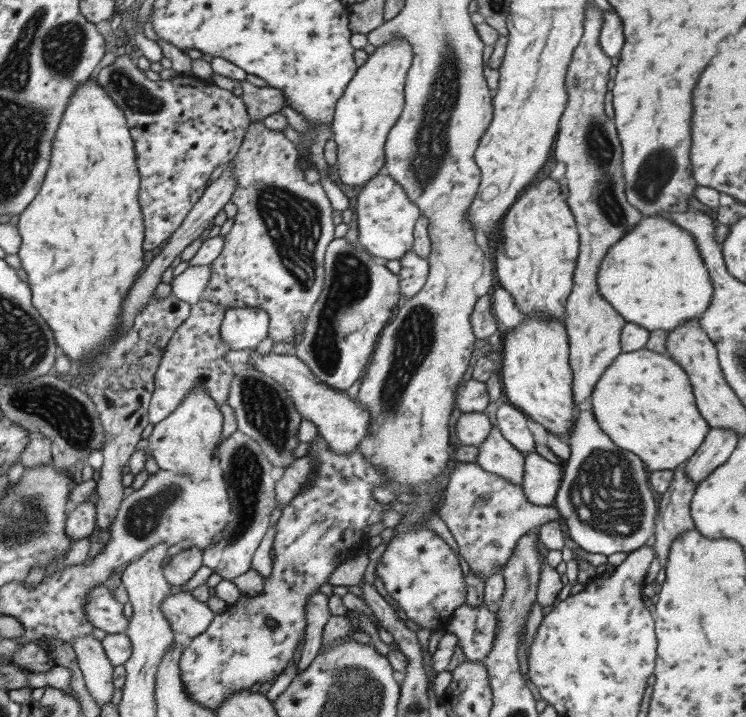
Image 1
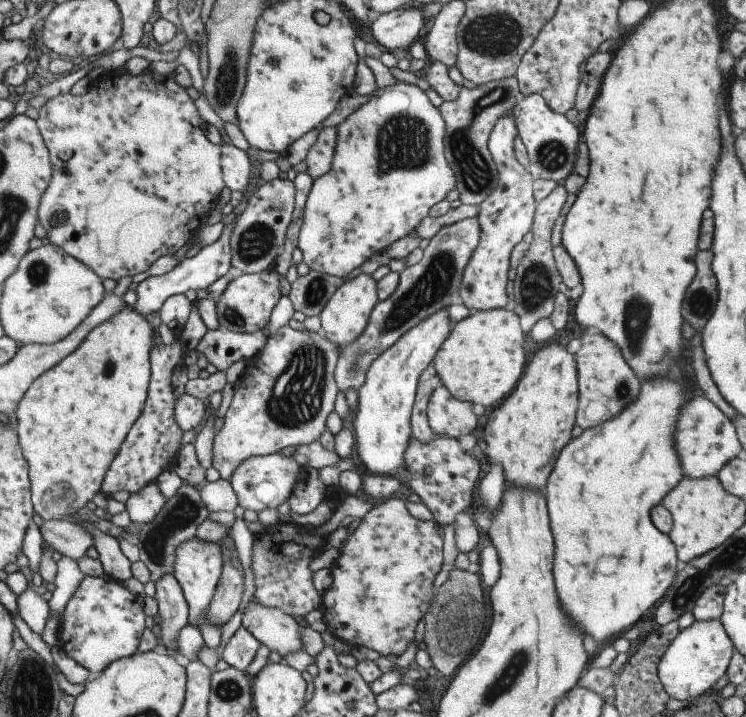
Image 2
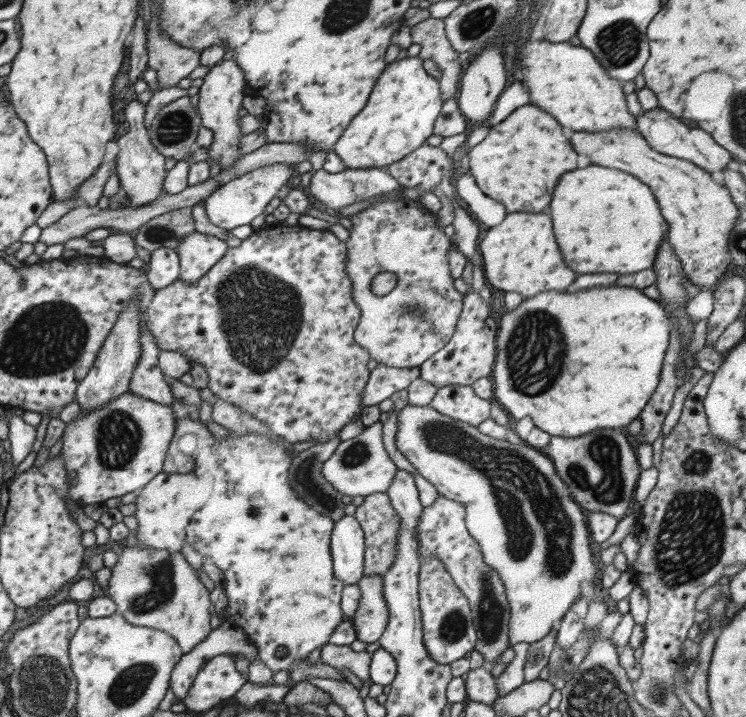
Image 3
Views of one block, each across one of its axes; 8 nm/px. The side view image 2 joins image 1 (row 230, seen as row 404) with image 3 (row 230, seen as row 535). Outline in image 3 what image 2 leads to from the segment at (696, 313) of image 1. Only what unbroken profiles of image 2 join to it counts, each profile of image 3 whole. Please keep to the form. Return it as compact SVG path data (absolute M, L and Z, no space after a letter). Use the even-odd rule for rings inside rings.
M590 165L562 174L552 194L550 214L564 262L578 274L608 272L620 276L650 269L662 237L669 236L670 230L647 184L604 166Z

